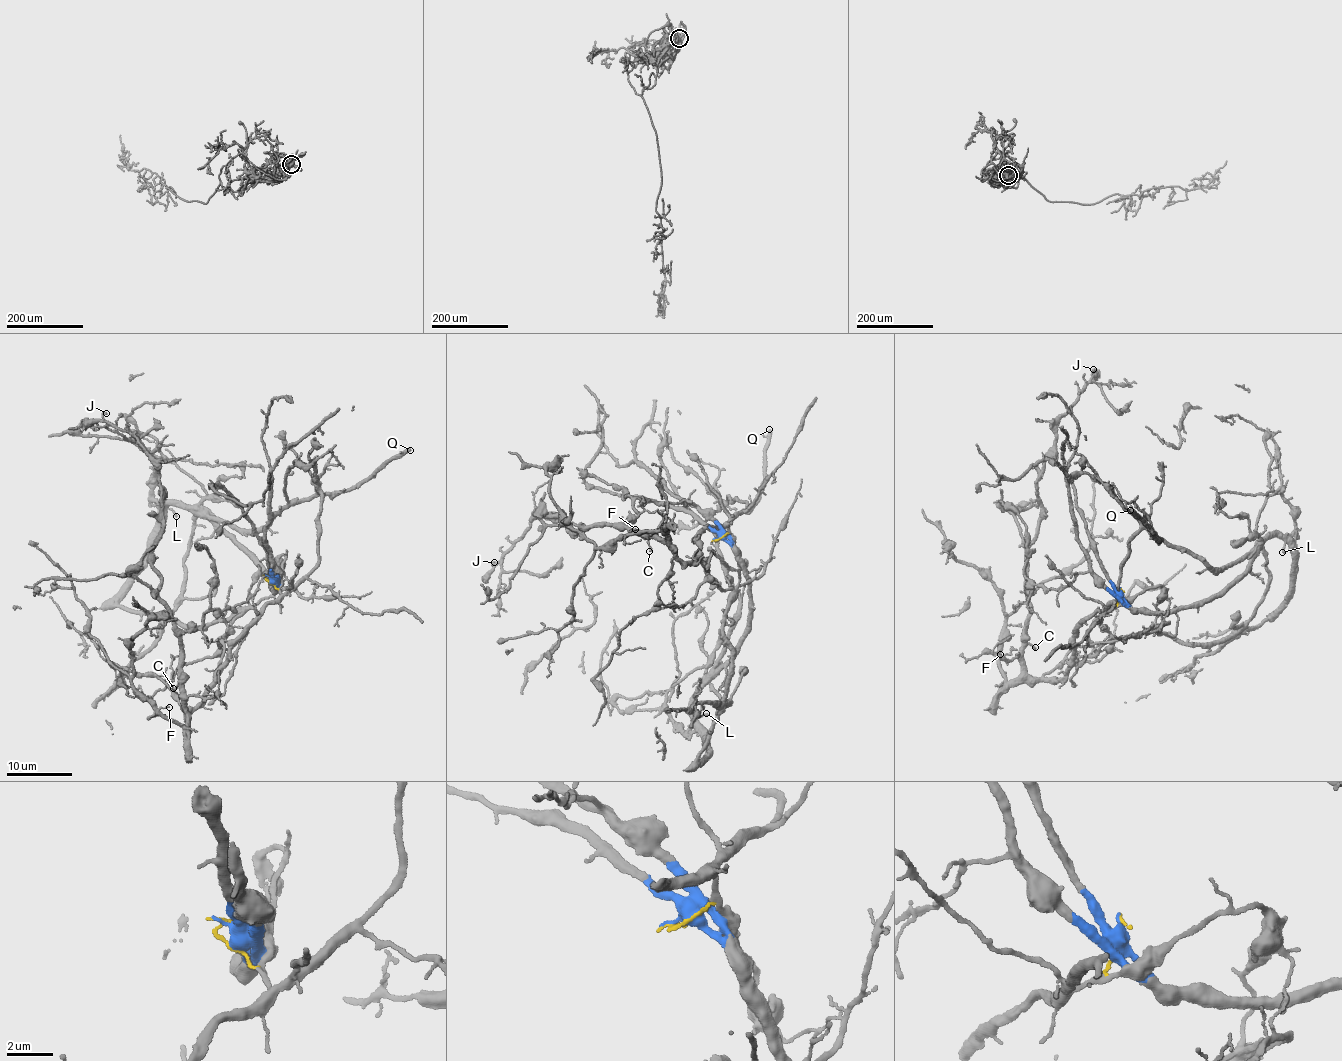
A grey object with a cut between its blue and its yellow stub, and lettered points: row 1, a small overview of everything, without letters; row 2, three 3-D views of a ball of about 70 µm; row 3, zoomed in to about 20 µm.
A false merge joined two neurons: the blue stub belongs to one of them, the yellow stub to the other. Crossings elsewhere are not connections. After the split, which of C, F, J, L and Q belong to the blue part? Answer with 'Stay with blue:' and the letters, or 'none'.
Stay with blue: L, Q

